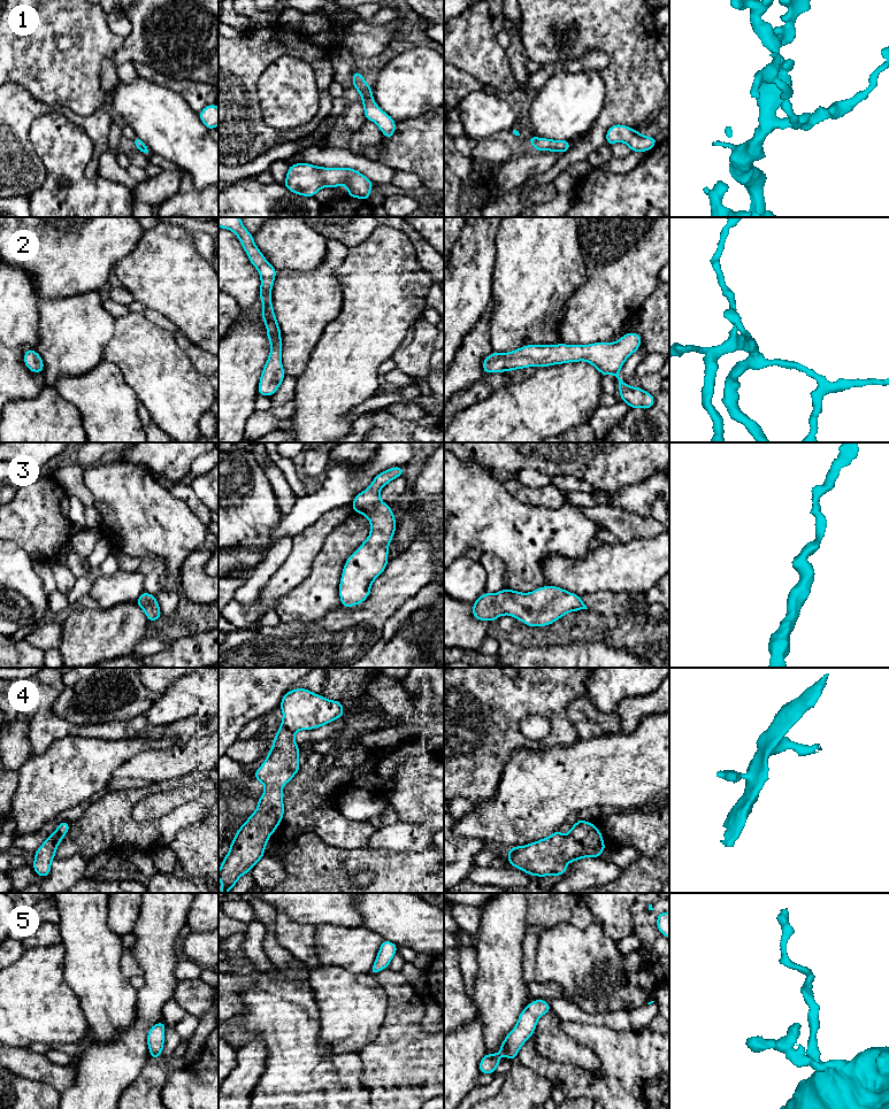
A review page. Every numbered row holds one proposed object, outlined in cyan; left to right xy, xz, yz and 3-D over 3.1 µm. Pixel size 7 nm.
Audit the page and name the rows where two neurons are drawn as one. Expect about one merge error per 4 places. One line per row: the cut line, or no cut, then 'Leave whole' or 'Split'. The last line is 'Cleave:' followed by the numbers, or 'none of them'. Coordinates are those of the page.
1: No split. Leave whole
2: No split. Leave whole
3: No split. Leave whole
4: No split. Leave whole
5: No split. Leave whole
Cleave: none of them

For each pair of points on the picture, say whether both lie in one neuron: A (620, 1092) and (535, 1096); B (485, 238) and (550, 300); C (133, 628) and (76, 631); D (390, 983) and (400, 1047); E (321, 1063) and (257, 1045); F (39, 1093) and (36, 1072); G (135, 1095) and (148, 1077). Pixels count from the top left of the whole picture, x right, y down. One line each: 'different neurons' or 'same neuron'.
A: different neurons
B: different neurons
C: same neuron
D: same neuron
E: different neurons
F: different neurons
G: same neuron

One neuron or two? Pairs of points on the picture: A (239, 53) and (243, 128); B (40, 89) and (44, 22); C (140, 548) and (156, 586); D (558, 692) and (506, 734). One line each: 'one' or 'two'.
A: one
B: one
C: two
D: one

